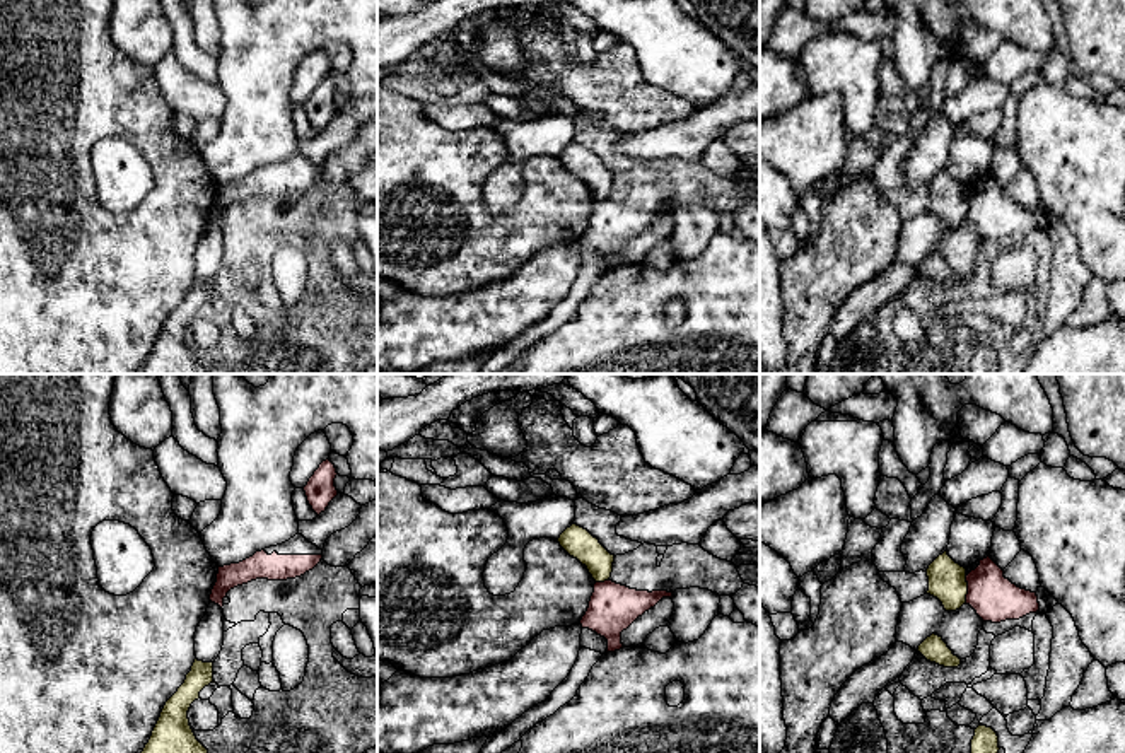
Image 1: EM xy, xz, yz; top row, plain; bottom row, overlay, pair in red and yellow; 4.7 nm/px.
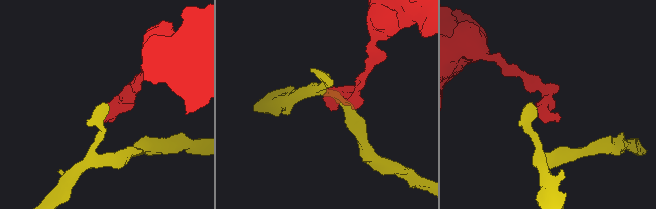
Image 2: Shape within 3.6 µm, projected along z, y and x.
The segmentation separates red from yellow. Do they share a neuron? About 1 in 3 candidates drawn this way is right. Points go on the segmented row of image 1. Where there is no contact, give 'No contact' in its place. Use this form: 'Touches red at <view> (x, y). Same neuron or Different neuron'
Touches red at yz (968, 589). Different neuron

